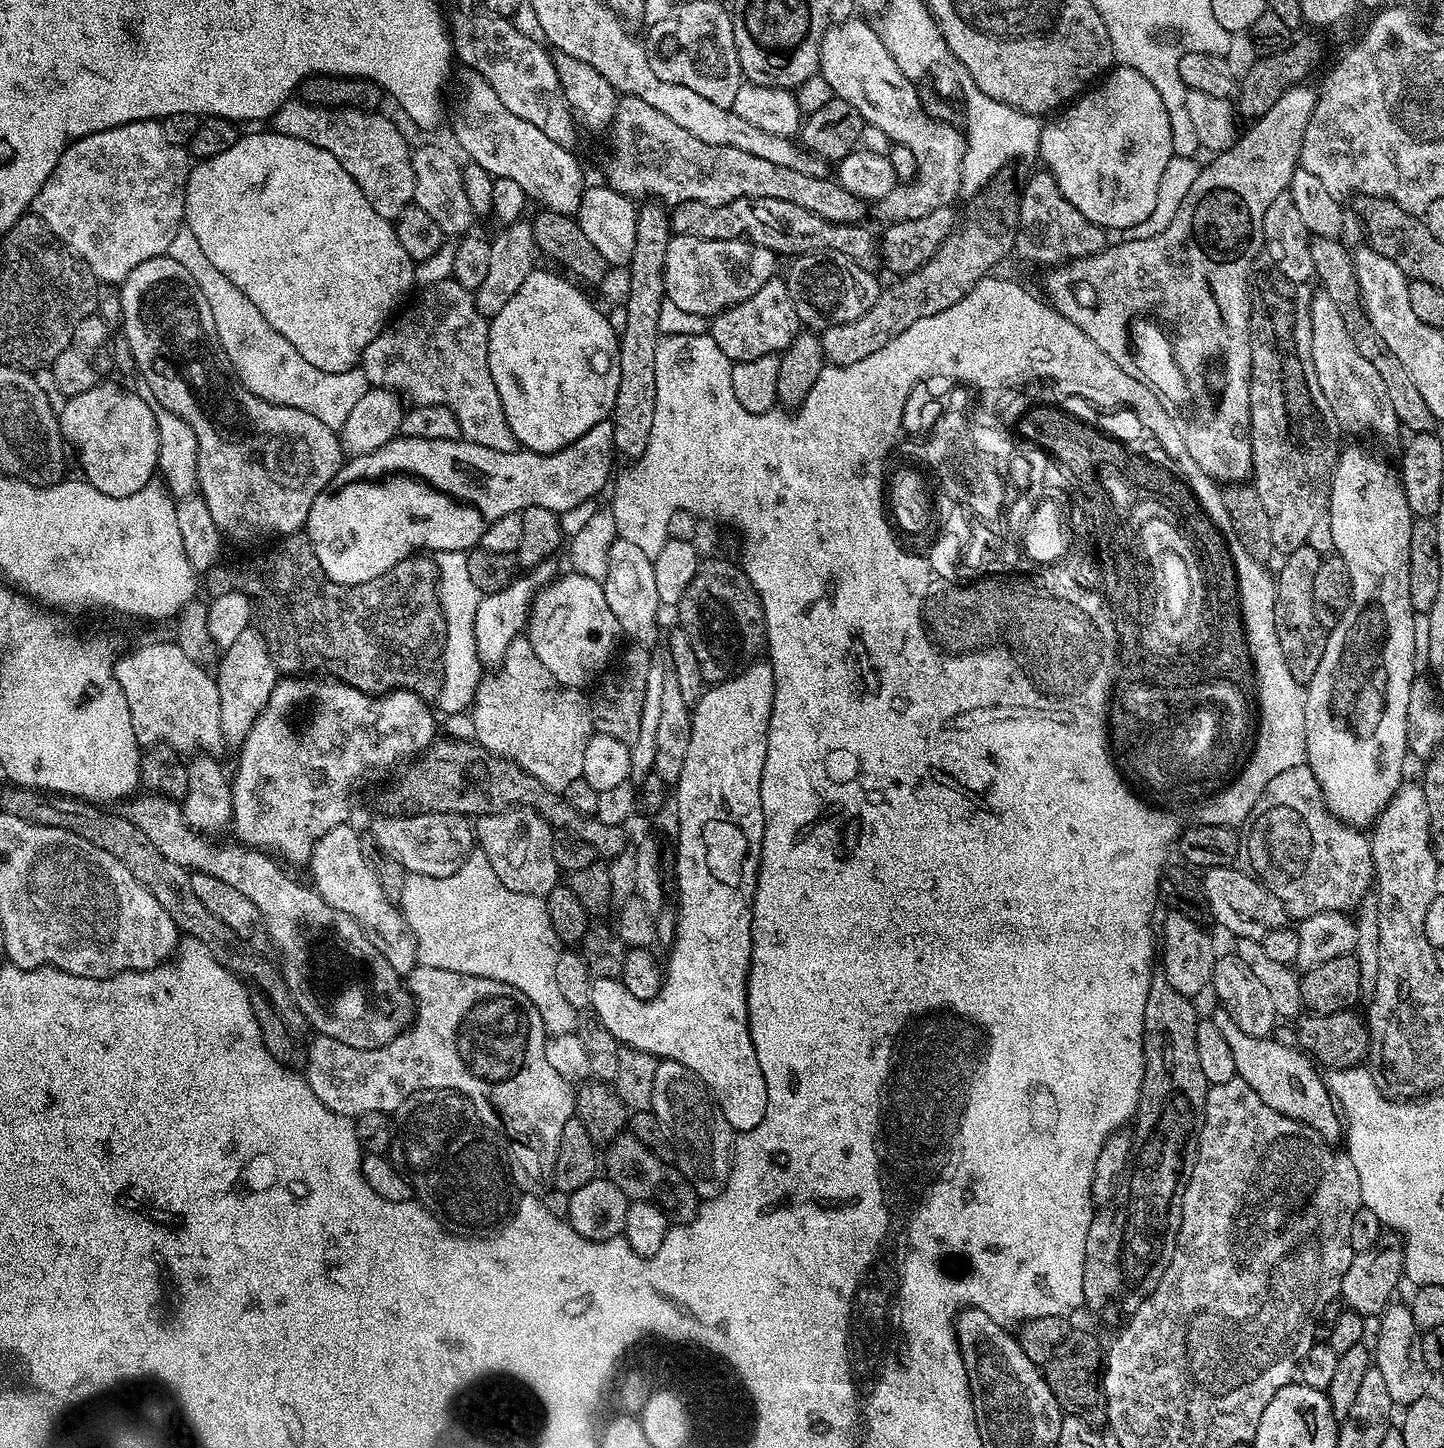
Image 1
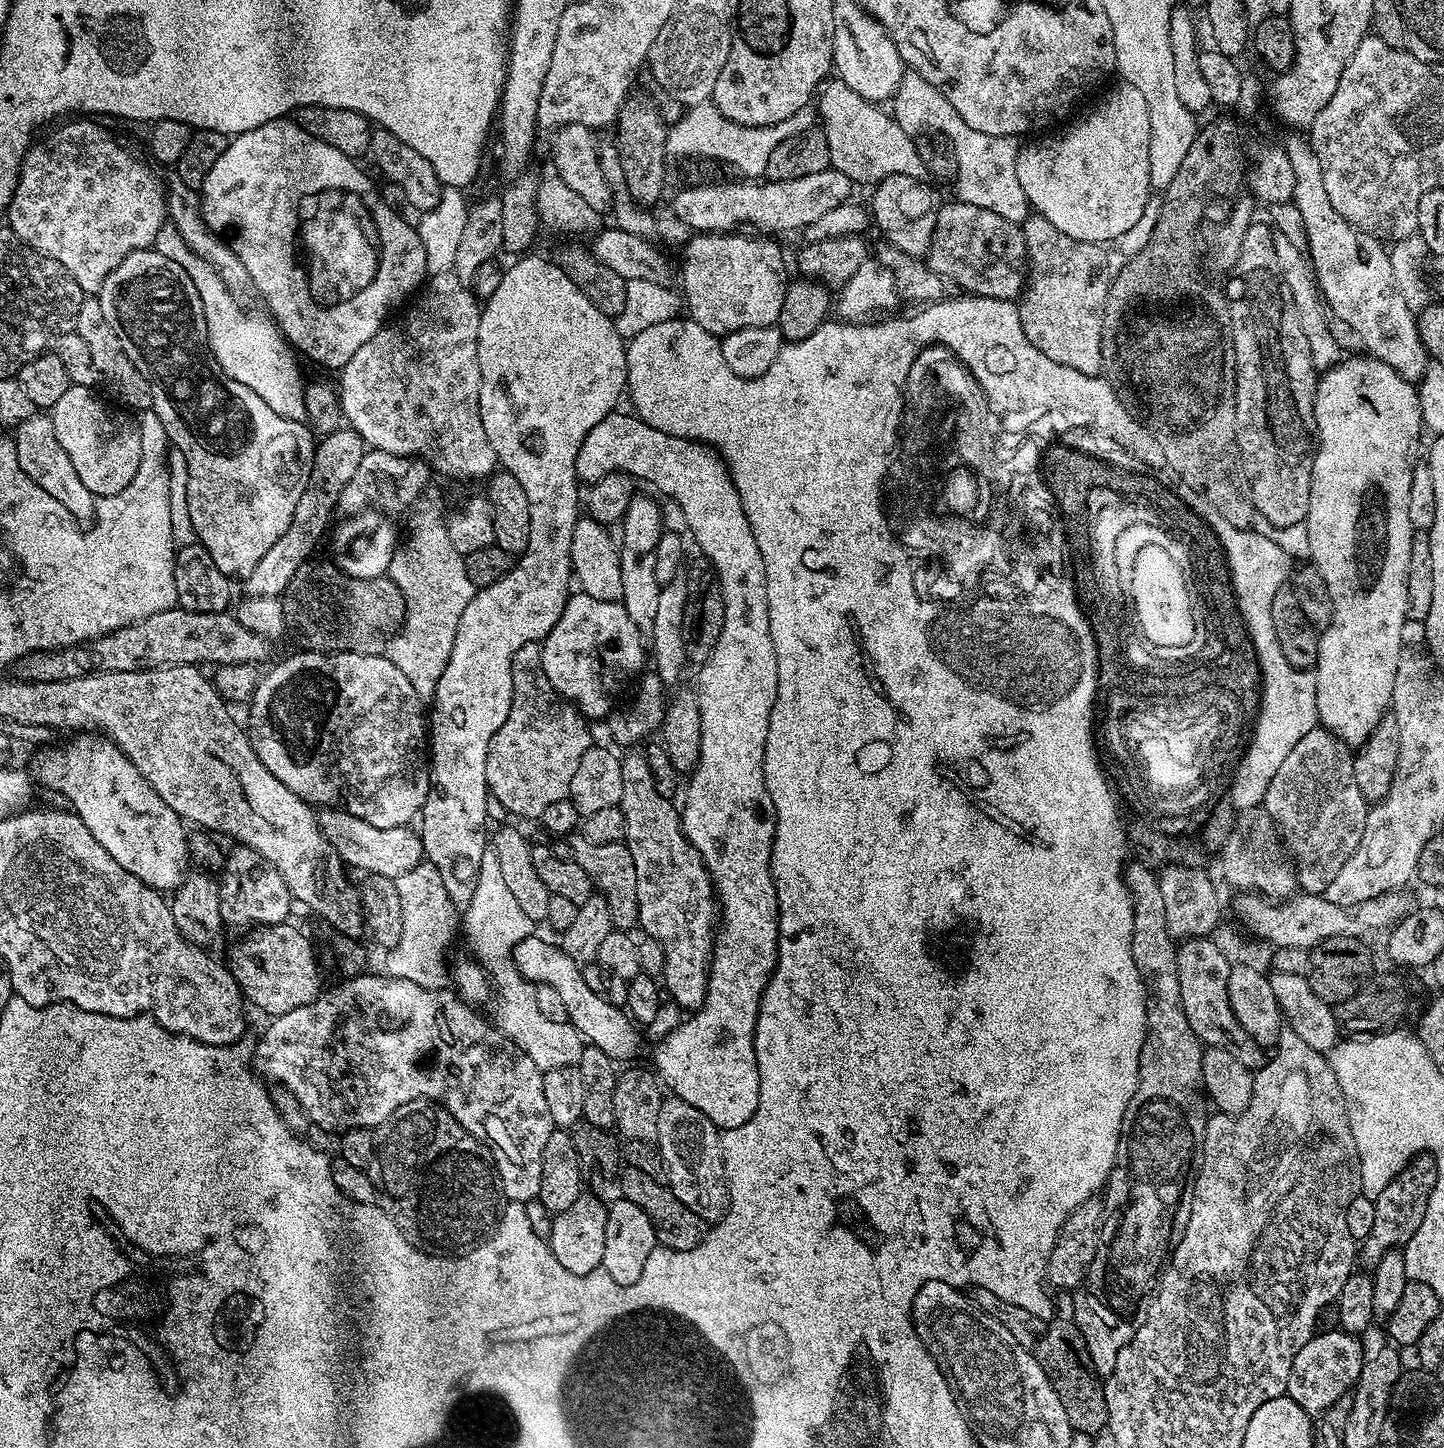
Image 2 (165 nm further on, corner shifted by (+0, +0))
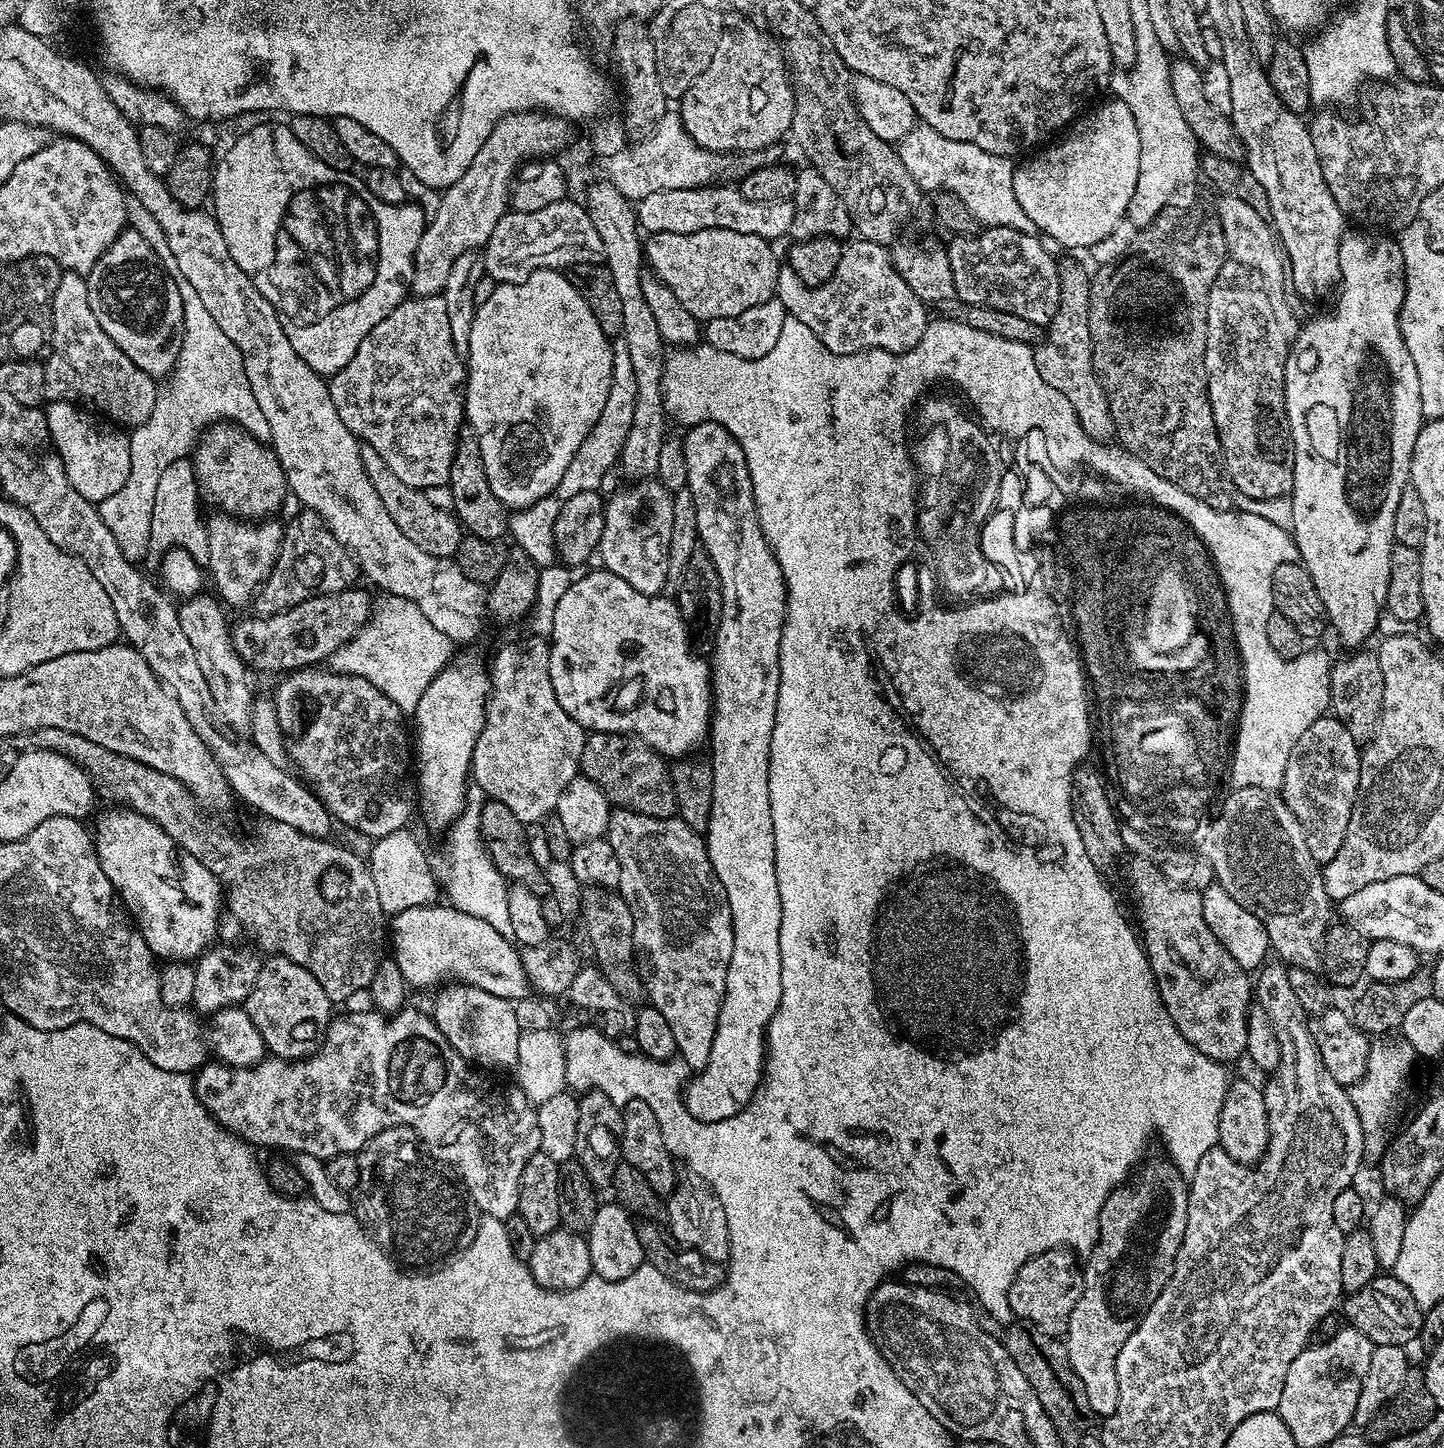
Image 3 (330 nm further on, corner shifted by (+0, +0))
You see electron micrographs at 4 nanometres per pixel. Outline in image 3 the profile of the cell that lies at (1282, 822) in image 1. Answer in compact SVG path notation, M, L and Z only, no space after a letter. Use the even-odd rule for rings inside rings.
M1331 714L1319 716L1314 726L1308 727L1302 738L1294 742L1294 750L1290 750L1290 762L1286 762L1286 774L1278 792L1284 797L1286 806L1290 806L1290 810L1298 818L1306 834L1306 846L1310 846L1310 854L1314 854L1314 858L1322 866L1329 864L1334 854L1338 854L1342 838L1346 838L1346 826L1350 822L1350 814L1356 801L1361 751L1361 745L1352 737L1350 730L1346 730L1343 722Z

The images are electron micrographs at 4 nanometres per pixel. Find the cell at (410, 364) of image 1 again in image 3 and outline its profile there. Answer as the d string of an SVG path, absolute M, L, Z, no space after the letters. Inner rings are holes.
M443 295L405 298L378 322L378 326L374 326L374 330L370 330L370 334L366 334L366 338L362 338L362 346L354 350L354 358L328 380L338 418L346 422L358 441L374 446L382 462L386 462L406 486L421 490L447 485L450 478L456 442L466 420L465 387L466 364L454 346L454 338L450 338L450 321Z

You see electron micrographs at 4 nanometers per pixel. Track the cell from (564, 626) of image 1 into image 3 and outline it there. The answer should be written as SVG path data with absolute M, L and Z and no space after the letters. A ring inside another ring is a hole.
M603 570L597 572L585 571L566 590L566 595L559 600L557 608L554 609L554 630L550 637L548 653L550 654L550 686L554 686L554 698L558 698L558 706L574 718L589 733L593 732L623 732L629 736L637 736L642 742L646 742L655 752L665 758L684 758L692 752L700 743L707 741L710 736L710 725L712 722L712 673L707 659L692 653L693 641L688 634L688 627L680 613L680 605L675 599L661 594L651 596L642 594L642 590L634 590L630 582L618 578L618 574L610 574Z

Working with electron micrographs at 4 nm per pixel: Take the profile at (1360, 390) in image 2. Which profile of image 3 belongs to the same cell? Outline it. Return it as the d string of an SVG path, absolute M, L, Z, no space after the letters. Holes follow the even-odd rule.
M1356 230L1353 234L1345 235L1344 239L1340 242L1340 249L1338 250L1338 266L1340 267L1340 279L1338 281L1338 289L1340 293L1336 296L1336 305L1333 306L1332 312L1324 312L1321 316L1316 316L1308 325L1301 327L1295 333L1294 339L1291 341L1288 349L1288 360L1284 364L1284 401L1286 402L1286 418L1288 419L1288 435L1292 437L1292 453L1294 454L1294 486L1290 493L1293 500L1294 508L1294 524L1291 526L1290 531L1292 538L1296 542L1296 551L1300 561L1306 566L1306 570L1310 574L1310 578L1314 582L1314 586L1318 590L1318 598L1322 602L1325 612L1328 613L1331 631L1336 631L1336 636L1345 644L1345 649L1356 650L1367 642L1371 636L1377 631L1377 624L1381 613L1385 611L1385 596L1386 586L1389 585L1389 564L1390 554L1392 553L1392 546L1394 543L1394 510L1398 510L1398 502L1402 498L1402 490L1409 487L1410 481L1408 475L1412 469L1412 451L1414 450L1414 442L1418 440L1418 430L1426 423L1424 415L1422 414L1422 398L1418 394L1418 374L1414 372L1414 362L1410 358L1410 353L1406 351L1406 342L1402 342L1402 334L1400 333L1400 307L1402 306L1402 298L1404 297L1404 263L1402 262L1402 254L1398 250L1398 244L1391 235L1388 234L1369 234L1364 230Z

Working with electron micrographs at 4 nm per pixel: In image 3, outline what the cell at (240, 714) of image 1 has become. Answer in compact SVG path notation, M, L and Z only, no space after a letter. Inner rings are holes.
M216 514L211 521L207 521L208 529L208 562L206 565L207 575L210 577L210 584L213 584L215 595L229 609L240 608L243 604L251 605L254 597L264 584L264 580L272 572L276 559L280 557L280 544L284 541L283 523L279 524L276 518L264 518L259 522L249 522L239 515Z

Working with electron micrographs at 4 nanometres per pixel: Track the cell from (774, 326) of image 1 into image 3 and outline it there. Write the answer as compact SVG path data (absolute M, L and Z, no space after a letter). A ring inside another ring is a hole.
M698 230L694 234L651 233L643 241L642 256L647 267L682 301L682 306L694 314L694 318L707 322L714 318L730 318L734 314L742 314L742 310L750 310L750 306L758 306L762 302L773 299L776 295L778 270L782 260L776 257L771 243L758 234L738 234L738 230Z

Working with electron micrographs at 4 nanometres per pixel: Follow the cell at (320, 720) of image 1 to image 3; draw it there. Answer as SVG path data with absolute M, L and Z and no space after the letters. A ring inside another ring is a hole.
M313 666L302 668L283 677L284 680L276 688L276 693L270 696L271 702L276 707L278 716L278 726L282 726L284 731L284 743L288 745L288 759L294 765L295 771L310 785L316 797L322 801L328 813L332 815L333 821L345 824L348 828L353 828L356 832L361 832L364 836L379 838L386 834L394 834L394 830L399 828L408 828L410 822L408 819L414 812L414 784L408 781L408 736L410 740L410 728L404 725L406 720L405 713L400 711L389 696L382 690L378 690L368 680L363 680L361 676L347 676L345 672L333 672L324 666Z

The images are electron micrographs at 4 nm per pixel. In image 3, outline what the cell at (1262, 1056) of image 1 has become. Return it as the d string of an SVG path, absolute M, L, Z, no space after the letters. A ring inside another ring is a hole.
M1144 862L1141 868L1136 868L1128 876L1128 884L1132 887L1132 900L1136 903L1136 920L1139 935L1142 937L1144 952L1148 956L1150 962L1150 970L1156 979L1156 985L1160 991L1162 1002L1166 1006L1166 1014L1170 1014L1170 1018L1174 1022L1174 1026L1178 1026L1178 1030L1182 1034L1182 1038L1186 1038L1186 1042L1190 1042L1190 1046L1194 1046L1202 1054L1206 1054L1212 1060L1221 1062L1229 1062L1228 1060L1236 1060L1239 1056L1243 1057L1246 1053L1246 1022L1248 1021L1248 1009L1254 1000L1254 984L1250 979L1249 973L1242 970L1242 966L1238 966L1238 962L1234 962L1234 958L1230 958L1230 953L1226 951L1226 946L1222 946L1222 942L1218 942L1218 938L1214 938L1214 934L1210 931L1210 926L1206 926L1206 918L1202 915L1202 898L1200 892L1194 888L1184 888L1181 884L1173 882L1157 865L1151 862Z

